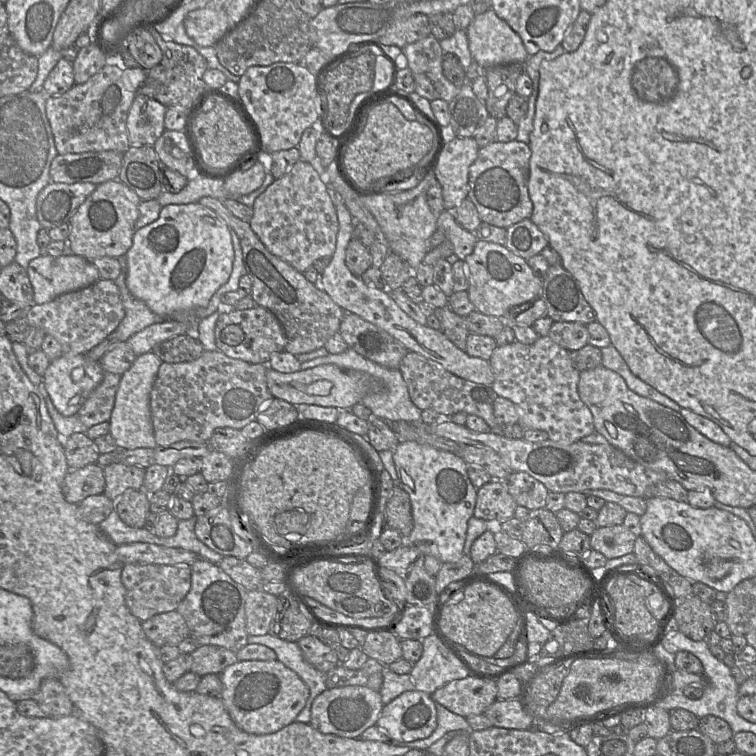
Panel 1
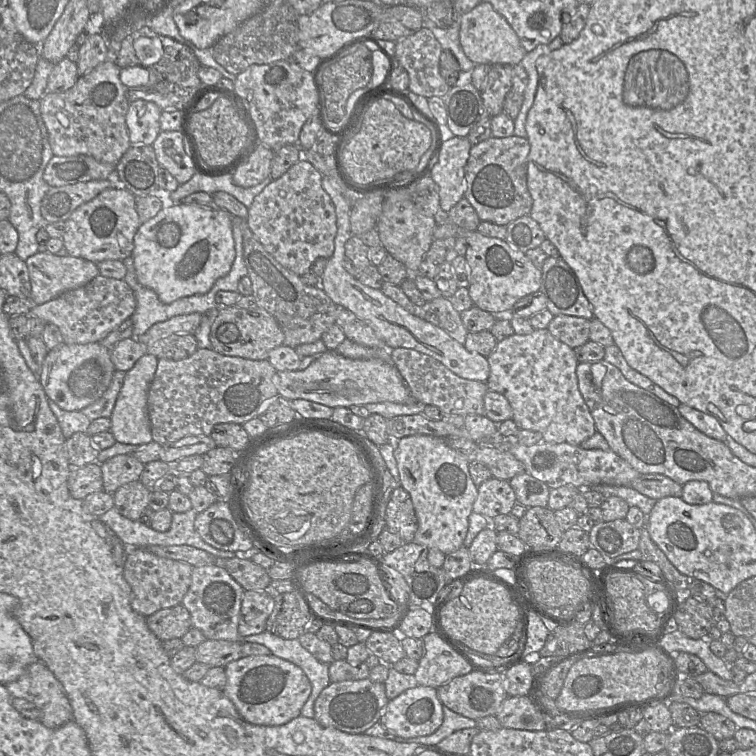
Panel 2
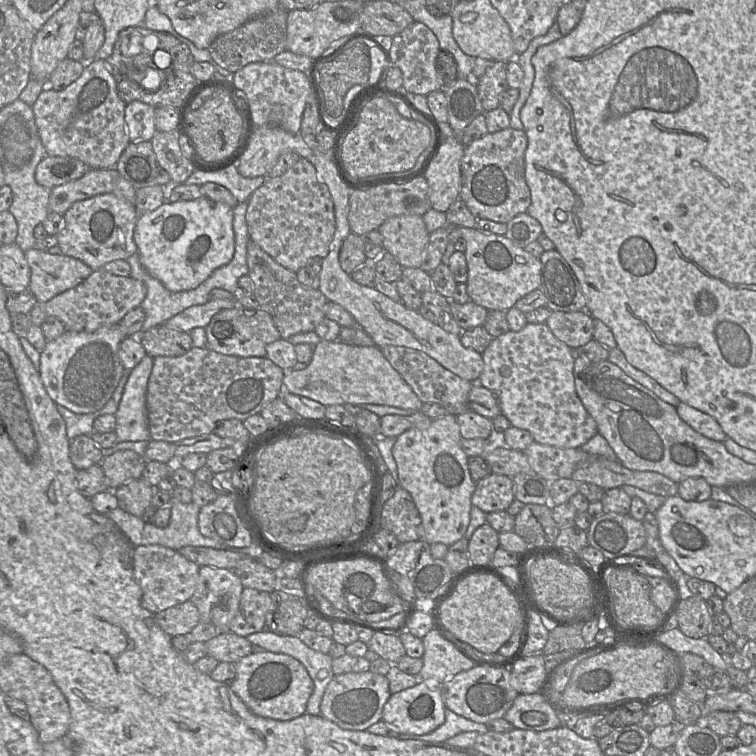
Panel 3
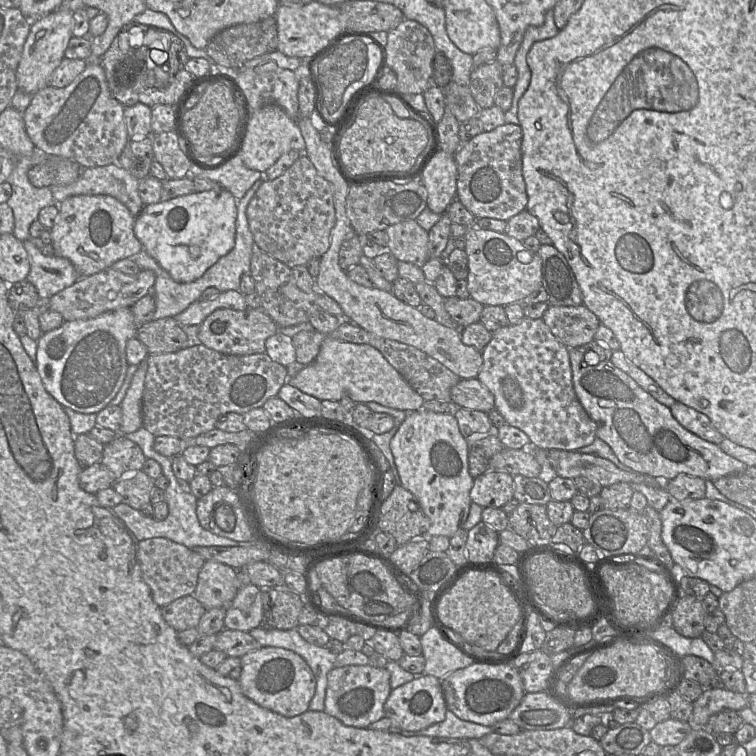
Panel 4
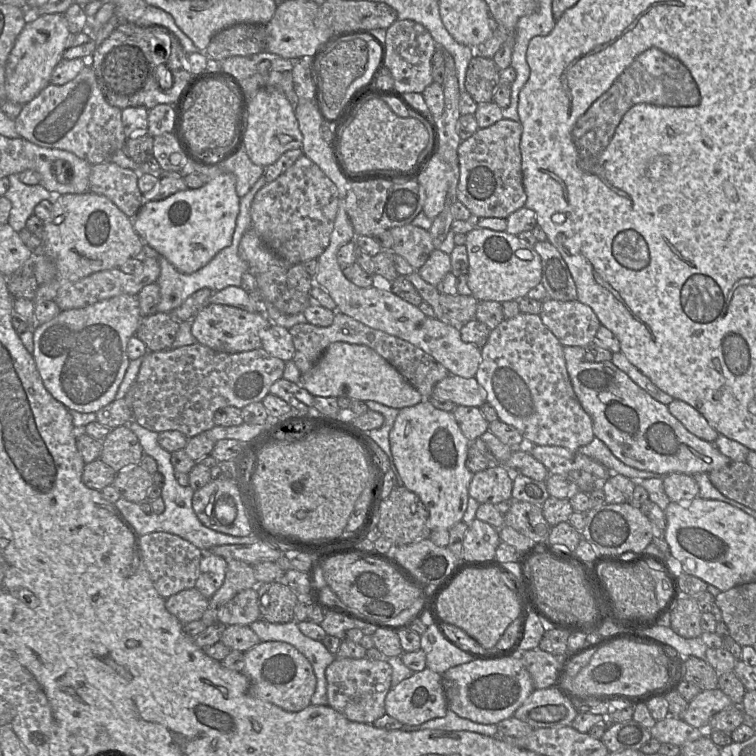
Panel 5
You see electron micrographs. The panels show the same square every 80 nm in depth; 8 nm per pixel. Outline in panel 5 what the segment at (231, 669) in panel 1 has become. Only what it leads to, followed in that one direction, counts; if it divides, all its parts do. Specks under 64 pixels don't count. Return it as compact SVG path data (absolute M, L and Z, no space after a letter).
M281 641L260 642L244 653L243 673L249 684L250 694L287 712L299 712L309 707L316 689L316 675L308 659L294 646Z

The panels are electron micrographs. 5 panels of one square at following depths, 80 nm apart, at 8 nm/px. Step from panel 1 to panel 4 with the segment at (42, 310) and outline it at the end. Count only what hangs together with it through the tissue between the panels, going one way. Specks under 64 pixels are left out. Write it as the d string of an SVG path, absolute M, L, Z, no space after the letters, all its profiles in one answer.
M109 267L87 277L81 277L51 296L49 309L59 312L65 321L74 321L95 318L120 308L131 308L140 298L152 293L155 279L155 273L149 269L128 275Z

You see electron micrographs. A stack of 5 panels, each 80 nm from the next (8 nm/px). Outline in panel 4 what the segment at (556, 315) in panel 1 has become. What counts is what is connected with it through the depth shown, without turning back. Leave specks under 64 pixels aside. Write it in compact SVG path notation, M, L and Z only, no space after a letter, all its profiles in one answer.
M541 244L538 255L542 262L542 286L548 294L548 303L555 306L578 306L583 303L582 293L565 256L554 245Z

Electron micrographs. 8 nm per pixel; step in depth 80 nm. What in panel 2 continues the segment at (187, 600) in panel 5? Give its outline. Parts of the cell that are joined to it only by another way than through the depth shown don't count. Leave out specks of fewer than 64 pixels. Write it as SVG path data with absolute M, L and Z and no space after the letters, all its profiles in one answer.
M180 603L146 617L149 630L162 642L182 638L191 628L189 611Z

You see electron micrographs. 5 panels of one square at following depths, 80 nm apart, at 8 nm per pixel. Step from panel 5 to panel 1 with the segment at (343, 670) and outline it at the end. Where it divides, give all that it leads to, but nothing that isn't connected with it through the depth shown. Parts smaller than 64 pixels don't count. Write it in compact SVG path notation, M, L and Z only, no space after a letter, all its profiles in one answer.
M366 685L327 688L312 703L310 724L323 734L359 738L367 728L376 724L383 707L379 691Z

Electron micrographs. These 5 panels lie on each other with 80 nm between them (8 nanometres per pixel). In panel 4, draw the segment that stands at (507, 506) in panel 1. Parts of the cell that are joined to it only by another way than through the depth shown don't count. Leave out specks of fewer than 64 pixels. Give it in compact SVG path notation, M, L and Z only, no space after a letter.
M490 469L473 480L471 501L483 508L502 508L513 497L514 480L507 472Z

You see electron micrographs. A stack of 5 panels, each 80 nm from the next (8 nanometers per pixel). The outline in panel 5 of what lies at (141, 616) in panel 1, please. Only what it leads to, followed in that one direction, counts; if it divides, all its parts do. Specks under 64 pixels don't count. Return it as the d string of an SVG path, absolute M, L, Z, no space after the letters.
M152 532L139 536L139 547L144 565L161 597L167 599L182 590L195 587L200 560L203 556L202 550L169 532Z

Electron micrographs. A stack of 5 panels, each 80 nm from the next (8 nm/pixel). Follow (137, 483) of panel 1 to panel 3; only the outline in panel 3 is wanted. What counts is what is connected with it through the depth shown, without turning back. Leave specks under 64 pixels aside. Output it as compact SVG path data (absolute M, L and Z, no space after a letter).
M118 450L105 455L101 467L108 489L115 490L125 482L142 477L146 460L132 450Z

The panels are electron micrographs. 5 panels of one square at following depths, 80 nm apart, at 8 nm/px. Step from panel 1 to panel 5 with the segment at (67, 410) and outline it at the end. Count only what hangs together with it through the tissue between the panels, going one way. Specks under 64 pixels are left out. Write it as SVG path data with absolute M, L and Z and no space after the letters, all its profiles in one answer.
M121 294L83 308L60 311L48 322L33 329L33 358L48 392L69 410L96 413L115 400L118 388L129 366L129 338L135 335L142 315L138 295Z

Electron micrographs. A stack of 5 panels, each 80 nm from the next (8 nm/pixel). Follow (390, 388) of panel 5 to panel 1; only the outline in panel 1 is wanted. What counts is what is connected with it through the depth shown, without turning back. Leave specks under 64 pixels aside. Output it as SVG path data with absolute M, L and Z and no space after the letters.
M323 364L310 369L293 373L281 373L268 368L266 383L274 398L293 405L310 404L322 407L335 407L339 410L350 410L361 402L369 392L369 377L343 370L333 364Z

